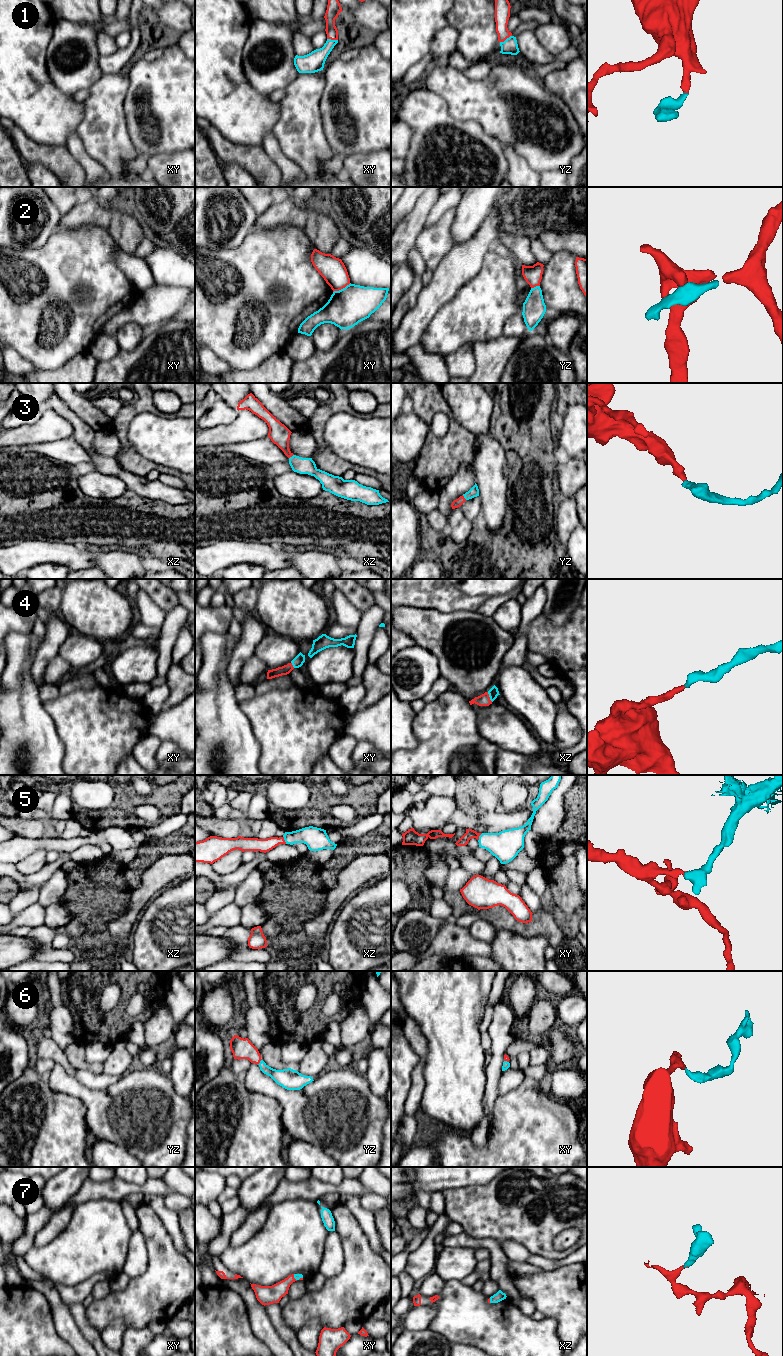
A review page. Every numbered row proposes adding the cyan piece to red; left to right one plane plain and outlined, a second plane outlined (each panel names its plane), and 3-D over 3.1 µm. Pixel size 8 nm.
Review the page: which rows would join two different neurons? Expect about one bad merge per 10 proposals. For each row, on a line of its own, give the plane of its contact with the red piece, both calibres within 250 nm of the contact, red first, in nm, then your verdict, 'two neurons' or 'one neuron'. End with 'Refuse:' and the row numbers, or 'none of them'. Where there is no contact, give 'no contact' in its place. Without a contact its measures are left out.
1: yz | 130/120 nm | one neuron
2: xy | 200/300 nm | one neuron
3: xz | 160/130 nm | one neuron
4: xz | 100/80 nm | one neuron
5: xz | 110/180 nm | one neuron
6: yz | 160/140 nm | one neuron
7: xy | 150/50 nm | one neuron
Refuse: none of them

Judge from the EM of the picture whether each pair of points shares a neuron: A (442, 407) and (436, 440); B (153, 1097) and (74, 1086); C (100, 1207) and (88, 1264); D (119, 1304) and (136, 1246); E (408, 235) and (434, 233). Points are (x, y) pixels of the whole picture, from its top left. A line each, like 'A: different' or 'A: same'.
A: same
B: same
C: same
D: different
E: different

